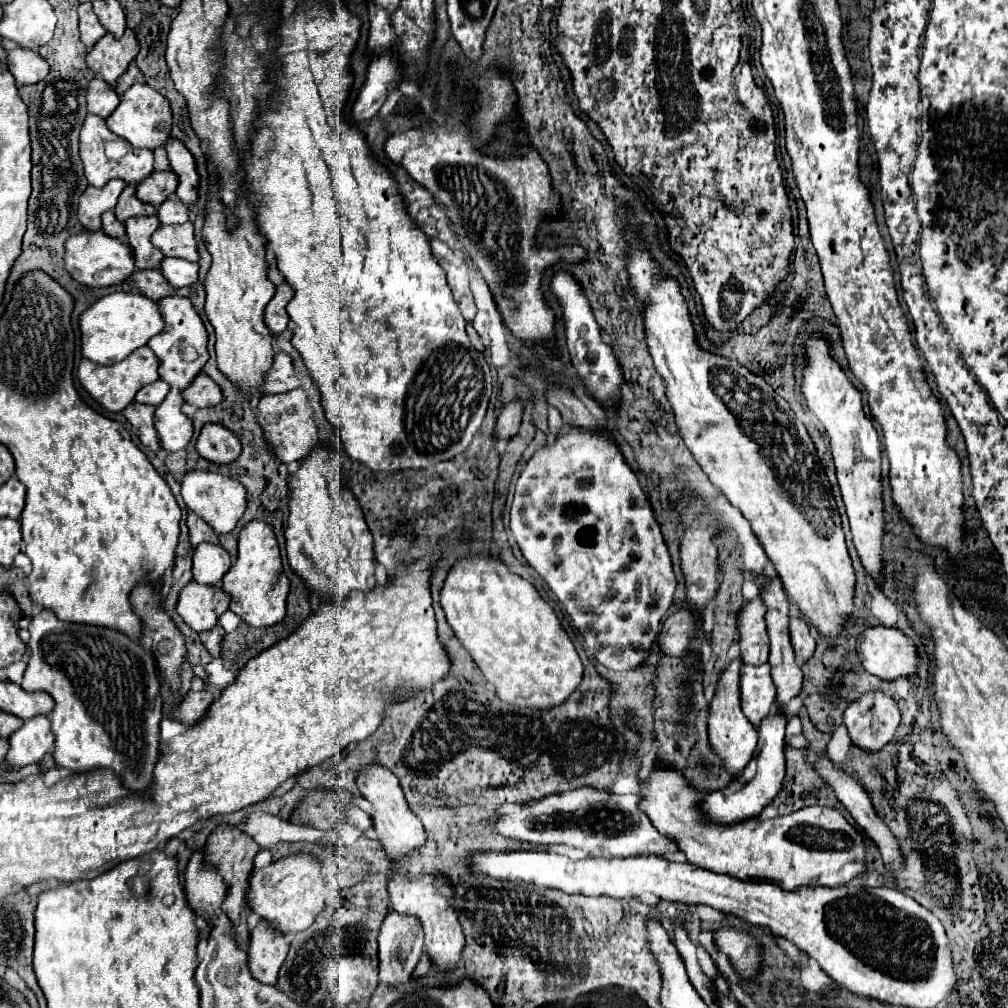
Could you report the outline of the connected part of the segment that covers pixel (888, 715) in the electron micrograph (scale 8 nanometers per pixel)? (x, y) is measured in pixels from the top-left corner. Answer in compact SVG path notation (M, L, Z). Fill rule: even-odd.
M871 691L845 711L845 727L855 747L881 751L895 735L901 715L895 701L883 691Z

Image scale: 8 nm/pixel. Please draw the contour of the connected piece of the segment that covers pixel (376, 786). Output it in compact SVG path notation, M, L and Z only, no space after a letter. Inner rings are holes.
M369 763L367 767L363 767L359 771L357 787L375 811L373 813L373 825L375 825L375 831L377 831L377 839L381 841L391 863L399 863L401 859L409 857L413 851L419 851L423 847L423 843L427 841L427 833L425 833L421 821L407 807L407 801L403 797L399 781L391 771L387 771L385 767L381 767L377 763Z

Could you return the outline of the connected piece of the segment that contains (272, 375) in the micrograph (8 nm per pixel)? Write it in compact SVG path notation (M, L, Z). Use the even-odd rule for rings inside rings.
M279 351L275 355L275 363L271 367L271 371L267 371L265 375L265 385L263 391L265 393L287 393L291 389L297 389L301 385L301 381L295 375L291 357L283 351Z

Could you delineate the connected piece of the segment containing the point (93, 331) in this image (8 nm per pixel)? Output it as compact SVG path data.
M117 291L111 293L97 303L93 303L79 321L81 327L81 353L83 357L99 363L99 365L113 365L123 361L131 351L147 345L147 341L161 333L165 321L157 309L157 303L139 295L139 293L125 293Z

